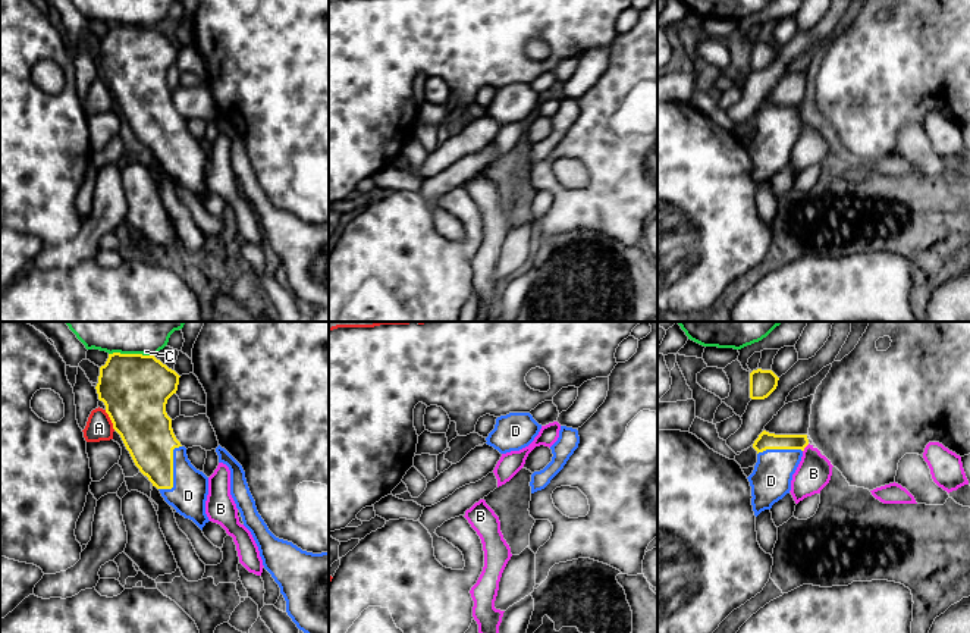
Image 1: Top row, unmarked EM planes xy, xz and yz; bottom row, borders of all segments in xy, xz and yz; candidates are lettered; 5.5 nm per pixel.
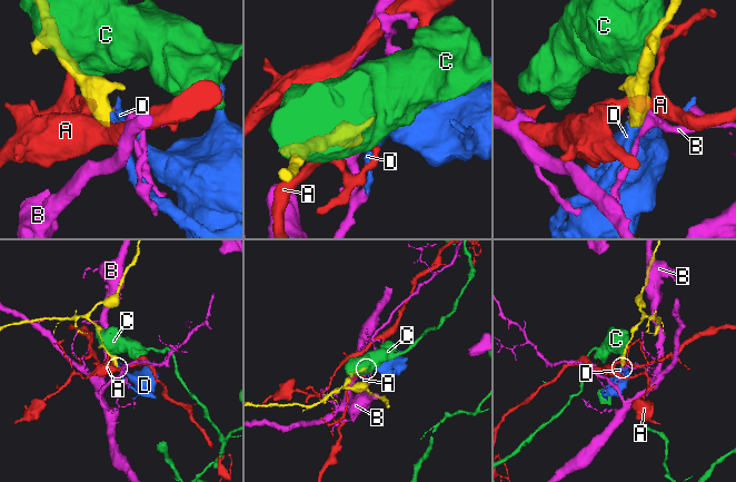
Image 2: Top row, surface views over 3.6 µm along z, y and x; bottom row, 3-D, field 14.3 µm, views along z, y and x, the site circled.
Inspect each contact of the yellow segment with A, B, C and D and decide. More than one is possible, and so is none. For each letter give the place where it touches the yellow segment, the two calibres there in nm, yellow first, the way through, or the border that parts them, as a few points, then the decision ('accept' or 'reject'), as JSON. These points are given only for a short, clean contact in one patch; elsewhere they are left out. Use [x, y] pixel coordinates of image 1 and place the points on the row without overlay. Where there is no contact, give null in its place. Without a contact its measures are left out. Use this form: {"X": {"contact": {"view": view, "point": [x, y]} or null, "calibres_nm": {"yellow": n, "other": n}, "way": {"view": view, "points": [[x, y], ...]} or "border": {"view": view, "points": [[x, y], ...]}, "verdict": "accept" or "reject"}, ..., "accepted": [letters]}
{"A": {"contact": {"view": "xy", "point": [110, 90]}, "calibres_nm": {"yellow": 380, "other": 140}, "border": {"view": "xy", "points": [[104, 81], [115, 100]]}, "verdict": "reject"}, "B": {"contact": {"view": "yz", "point": [804, 118]}, "calibres_nm": {"yellow": 100, "other": 190}, "verdict": "reject"}, "C": {"contact": {"view": "xy", "point": [131, 25]}, "calibres_nm": {"yellow": 380, "other": 140}, "verdict": "reject"}, "D": {"contact": {"view": "xy", "point": [172, 143]}, "calibres_nm": {"yellow": 280, "other": 200}, "verdict": "accept"}, "accepted": ["D"]}

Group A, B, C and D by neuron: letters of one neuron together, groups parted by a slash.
A / B / C / D

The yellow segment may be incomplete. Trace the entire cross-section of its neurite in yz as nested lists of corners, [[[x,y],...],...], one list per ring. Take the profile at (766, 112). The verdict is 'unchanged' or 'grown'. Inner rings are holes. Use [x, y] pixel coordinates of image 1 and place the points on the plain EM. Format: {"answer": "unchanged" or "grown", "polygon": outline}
{"answer": "grown", "polygon": [[[766,101],[754,112],[757,134],[747,150],[756,188],[790,164],[792,145],[807,116],[807,106],[775,106]]]}

